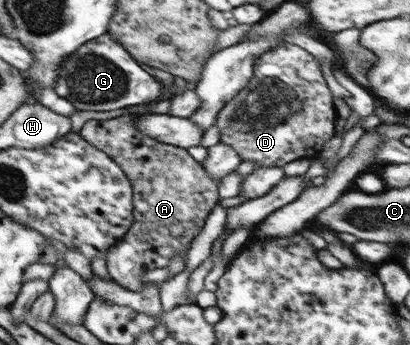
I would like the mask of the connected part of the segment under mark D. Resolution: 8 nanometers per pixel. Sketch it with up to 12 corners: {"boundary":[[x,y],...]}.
{"boundary":[[316,57],[255,60],[224,105],[220,144],[255,168],[319,157],[336,135]]}

